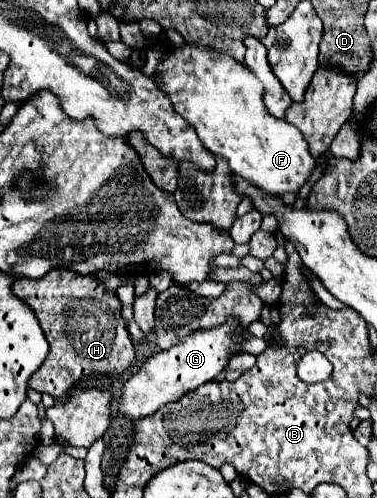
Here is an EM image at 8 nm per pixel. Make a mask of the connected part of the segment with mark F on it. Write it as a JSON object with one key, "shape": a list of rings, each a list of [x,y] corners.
{"shape":[[[187,42],[181,50],[171,50],[161,56],[155,78],[159,90],[167,94],[175,112],[181,114],[197,130],[201,144],[211,154],[223,156],[229,162],[231,172],[251,180],[251,184],[255,184],[257,188],[281,196],[287,192],[297,192],[315,170],[317,160],[309,154],[303,134],[295,126],[287,124],[285,120],[275,120],[275,116],[267,112],[263,104],[263,84],[245,64],[237,62],[235,58]]]}

